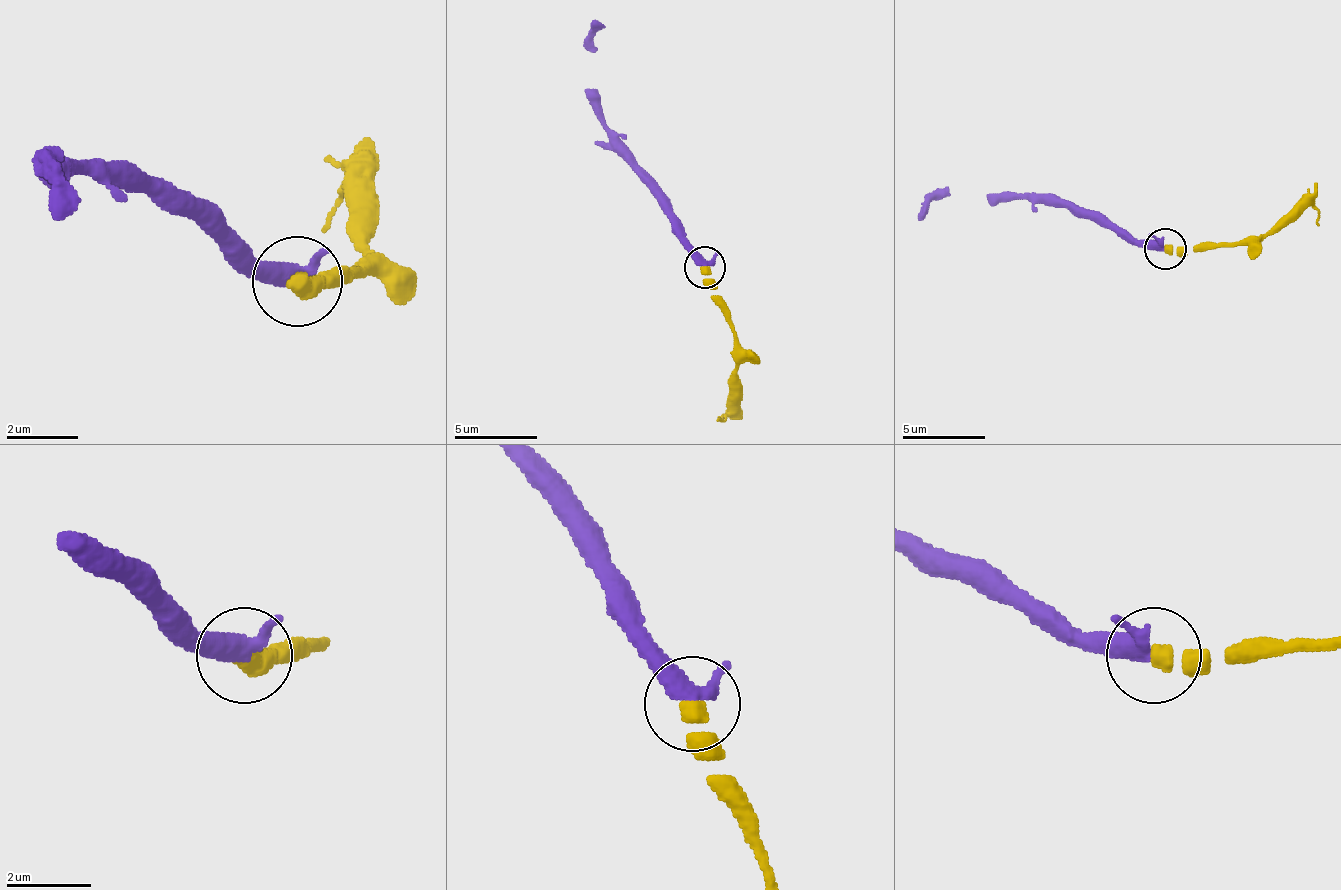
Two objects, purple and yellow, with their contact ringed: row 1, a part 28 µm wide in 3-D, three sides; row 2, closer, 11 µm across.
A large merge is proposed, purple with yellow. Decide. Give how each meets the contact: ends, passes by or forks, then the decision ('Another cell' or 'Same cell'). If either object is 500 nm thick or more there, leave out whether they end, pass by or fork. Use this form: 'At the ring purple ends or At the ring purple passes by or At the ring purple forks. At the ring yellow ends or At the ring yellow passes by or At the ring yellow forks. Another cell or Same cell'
At the ring purple passes by. At the ring yellow ends. Same cell

